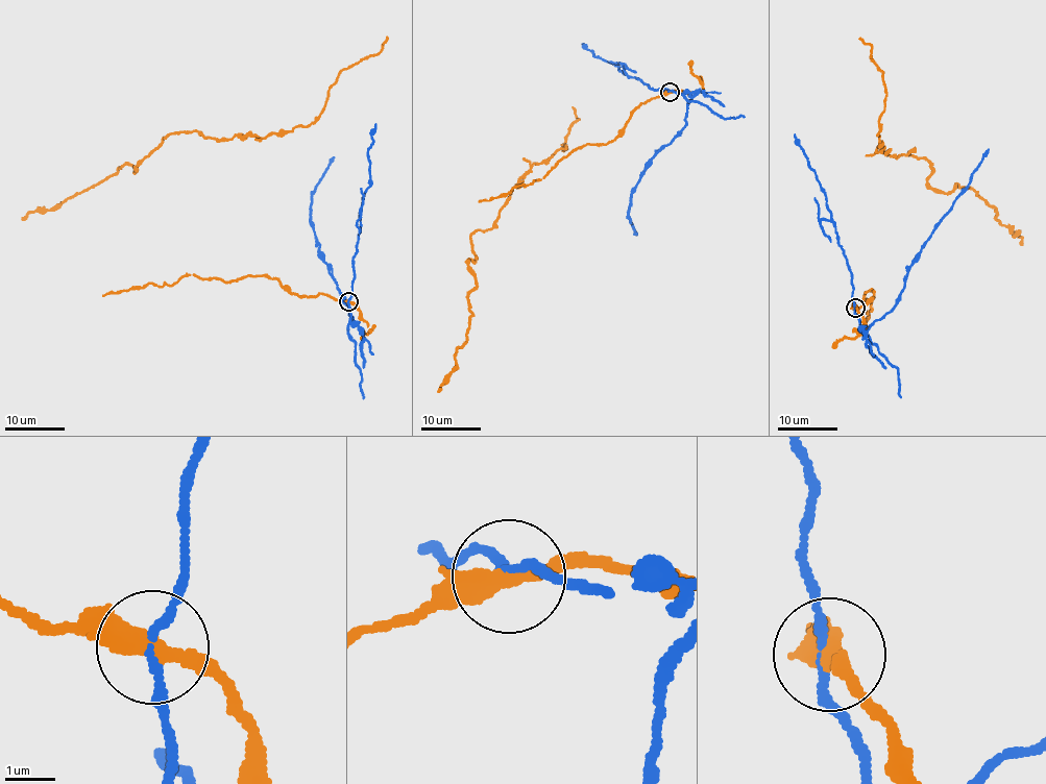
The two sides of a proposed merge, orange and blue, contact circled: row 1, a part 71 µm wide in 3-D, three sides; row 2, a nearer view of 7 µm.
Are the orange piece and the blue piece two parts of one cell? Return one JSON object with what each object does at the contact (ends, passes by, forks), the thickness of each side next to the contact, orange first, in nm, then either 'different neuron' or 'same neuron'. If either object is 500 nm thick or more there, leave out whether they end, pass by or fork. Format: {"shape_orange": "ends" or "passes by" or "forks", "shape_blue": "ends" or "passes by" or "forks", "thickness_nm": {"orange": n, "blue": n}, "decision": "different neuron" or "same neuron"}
{"shape_orange": "passes by", "shape_blue": "passes by", "thickness_nm": {"orange": 360, "blue": 140}, "decision": "different neuron"}

